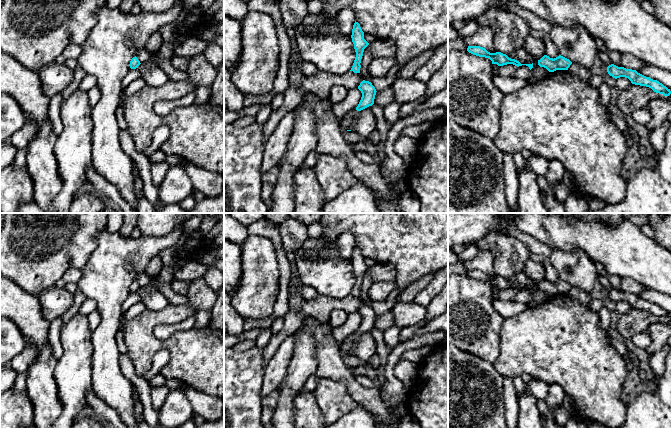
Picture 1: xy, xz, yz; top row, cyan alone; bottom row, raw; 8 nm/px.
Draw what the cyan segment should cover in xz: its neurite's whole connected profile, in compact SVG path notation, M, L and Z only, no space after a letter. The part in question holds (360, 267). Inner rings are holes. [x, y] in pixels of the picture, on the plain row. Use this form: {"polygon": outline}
{"polygon": "M356 245L353 249L351 262L354 268L356 281L350 295L353 295L354 297L360 297L360 287L363 280L363 276L364 273L369 269L369 267L364 263L364 256L362 255L360 248Z"}

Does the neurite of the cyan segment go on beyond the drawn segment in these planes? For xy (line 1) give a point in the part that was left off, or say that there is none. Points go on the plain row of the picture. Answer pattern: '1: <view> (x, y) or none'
1: none

